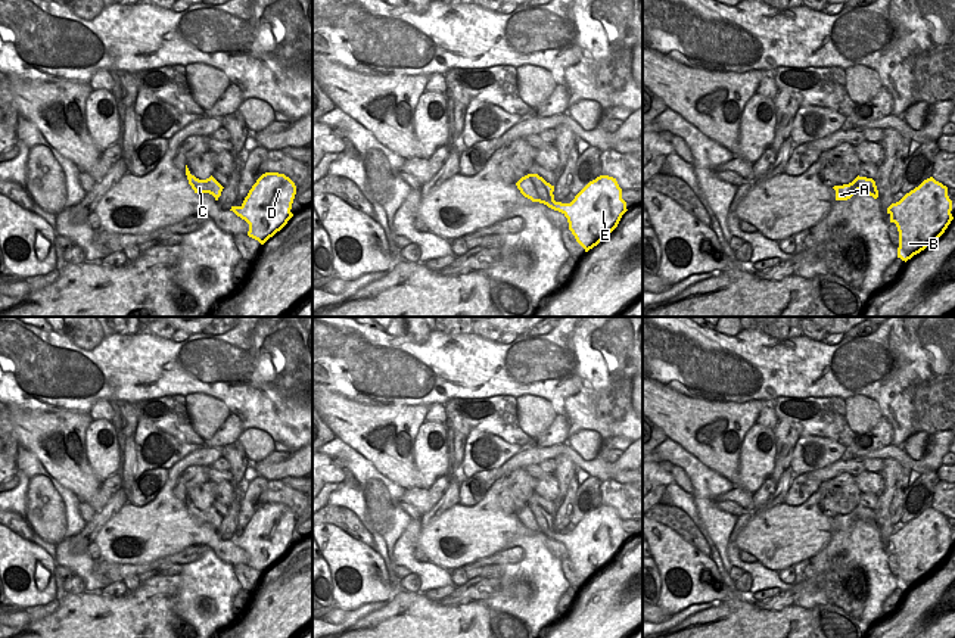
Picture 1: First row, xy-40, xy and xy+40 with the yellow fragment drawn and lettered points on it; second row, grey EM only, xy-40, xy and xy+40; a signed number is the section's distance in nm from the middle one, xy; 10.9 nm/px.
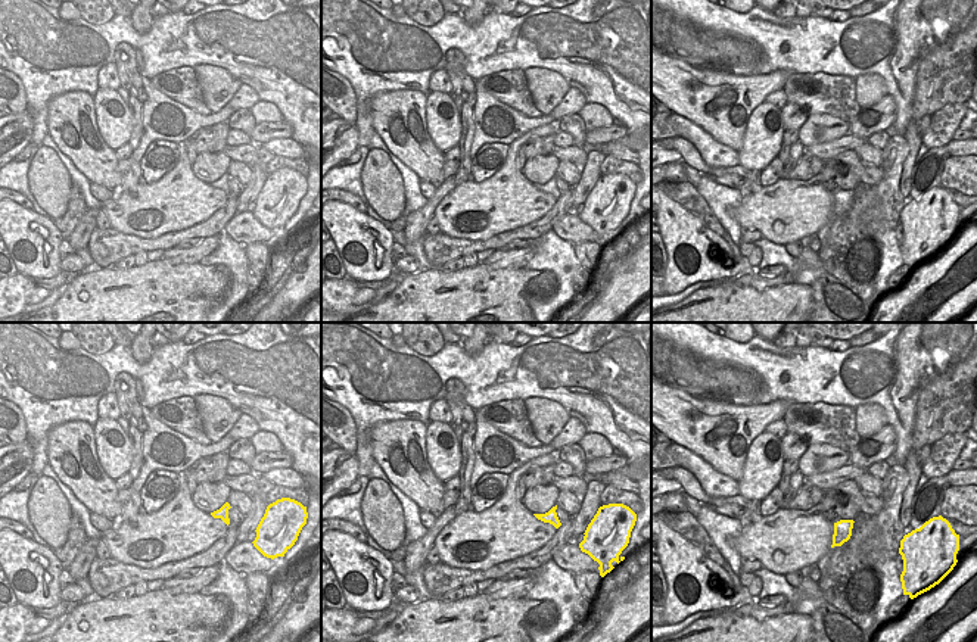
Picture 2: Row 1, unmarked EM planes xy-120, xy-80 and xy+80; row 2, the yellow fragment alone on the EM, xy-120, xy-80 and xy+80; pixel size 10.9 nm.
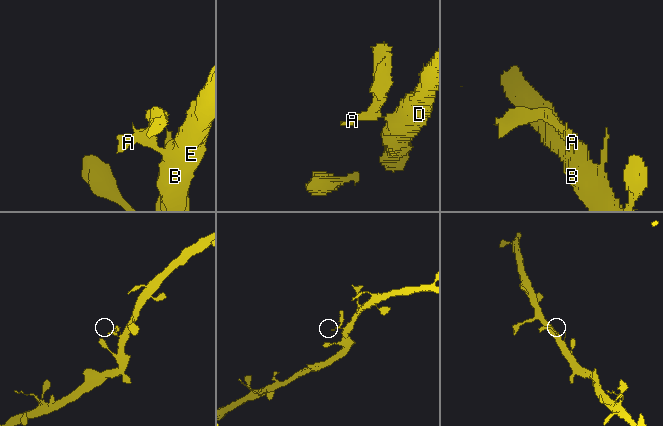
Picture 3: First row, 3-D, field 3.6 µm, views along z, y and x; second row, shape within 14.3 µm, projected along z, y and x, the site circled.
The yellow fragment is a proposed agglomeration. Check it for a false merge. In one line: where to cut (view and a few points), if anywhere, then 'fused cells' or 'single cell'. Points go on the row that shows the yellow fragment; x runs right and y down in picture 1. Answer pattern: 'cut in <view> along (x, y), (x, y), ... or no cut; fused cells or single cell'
cut in xy along (554, 201), (551, 208); fused cells

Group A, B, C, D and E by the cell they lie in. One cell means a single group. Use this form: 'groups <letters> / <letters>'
groups A C / B D E

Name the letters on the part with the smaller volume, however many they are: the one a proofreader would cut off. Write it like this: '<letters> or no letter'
A, C

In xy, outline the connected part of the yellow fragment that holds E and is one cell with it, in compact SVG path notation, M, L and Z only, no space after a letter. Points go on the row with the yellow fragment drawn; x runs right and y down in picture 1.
M600 175L590 181L570 203L554 202L553 209L562 212L567 218L569 230L585 252L606 239L628 211L626 202L622 199L622 189L616 178L609 175Z

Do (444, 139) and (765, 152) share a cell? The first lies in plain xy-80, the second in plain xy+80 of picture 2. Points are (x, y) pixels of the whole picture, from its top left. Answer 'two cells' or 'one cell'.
one cell

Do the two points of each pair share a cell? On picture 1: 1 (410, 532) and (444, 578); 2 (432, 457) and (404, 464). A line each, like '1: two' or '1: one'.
1: one
2: two

